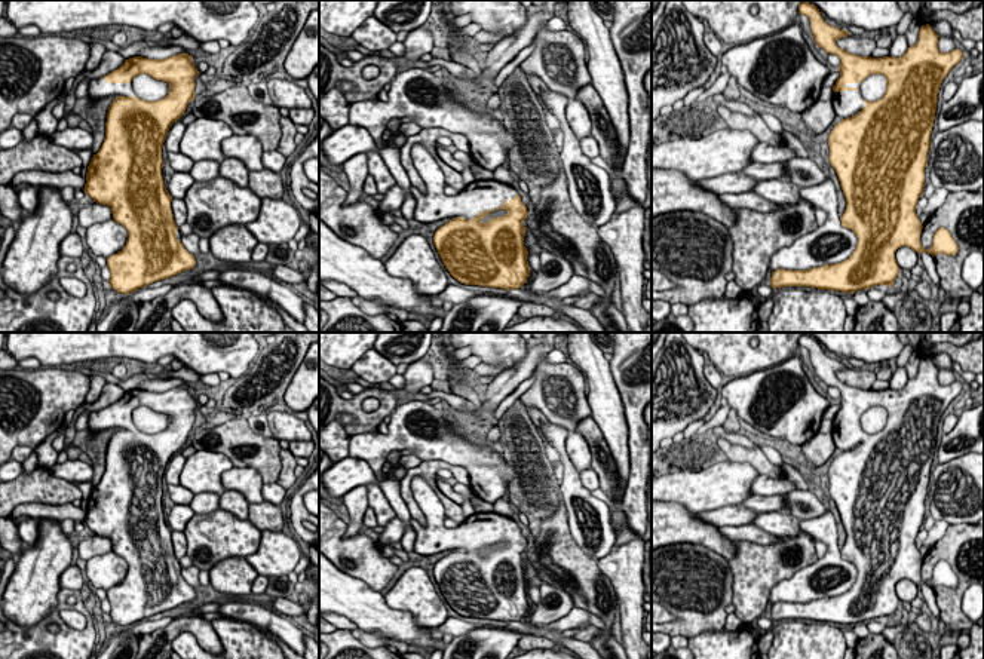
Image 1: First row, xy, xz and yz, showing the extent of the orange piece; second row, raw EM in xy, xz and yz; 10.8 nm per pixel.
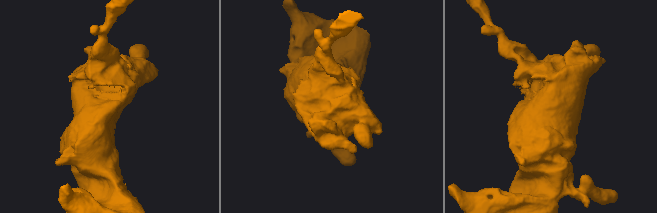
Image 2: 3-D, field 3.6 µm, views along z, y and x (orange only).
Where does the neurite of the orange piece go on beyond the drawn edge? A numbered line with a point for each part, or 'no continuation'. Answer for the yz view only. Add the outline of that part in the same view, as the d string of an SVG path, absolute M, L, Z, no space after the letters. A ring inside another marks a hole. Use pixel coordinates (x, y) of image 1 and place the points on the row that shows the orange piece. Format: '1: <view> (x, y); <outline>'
1: yz (849, 103); M846 83L844 92L834 92L831 102L834 105L836 116L840 119L847 119L858 114L865 102L861 94L861 83Z

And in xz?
1: xz (483, 195); M416 144L411 148L411 159L427 188L423 194L416 187L410 187L410 193L416 200L413 217L419 223L429 224L457 217L472 220L479 211L496 209L505 202L509 203L516 194L516 190L508 184L494 180L475 180L459 194L447 196L444 193L444 172L429 150L422 144Z

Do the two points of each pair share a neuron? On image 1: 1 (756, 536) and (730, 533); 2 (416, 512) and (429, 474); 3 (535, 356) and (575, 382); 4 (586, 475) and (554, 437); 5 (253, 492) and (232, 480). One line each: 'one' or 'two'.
1: one
2: one
3: two
4: two
5: one

